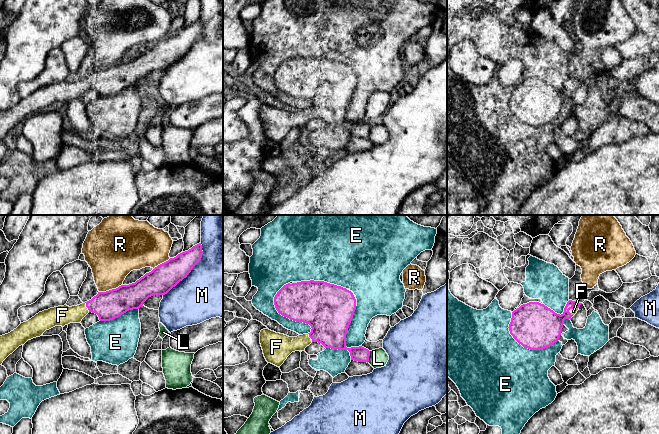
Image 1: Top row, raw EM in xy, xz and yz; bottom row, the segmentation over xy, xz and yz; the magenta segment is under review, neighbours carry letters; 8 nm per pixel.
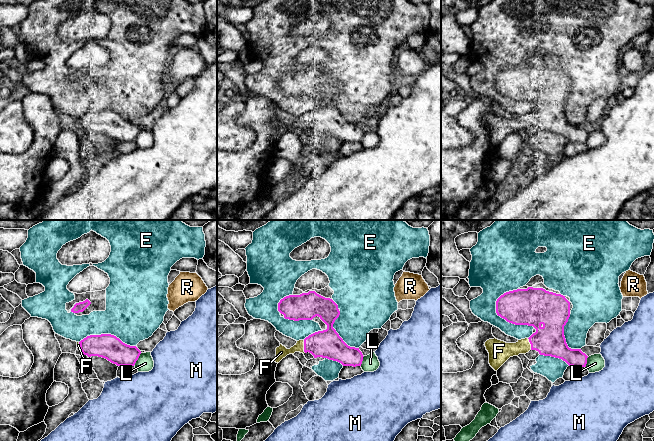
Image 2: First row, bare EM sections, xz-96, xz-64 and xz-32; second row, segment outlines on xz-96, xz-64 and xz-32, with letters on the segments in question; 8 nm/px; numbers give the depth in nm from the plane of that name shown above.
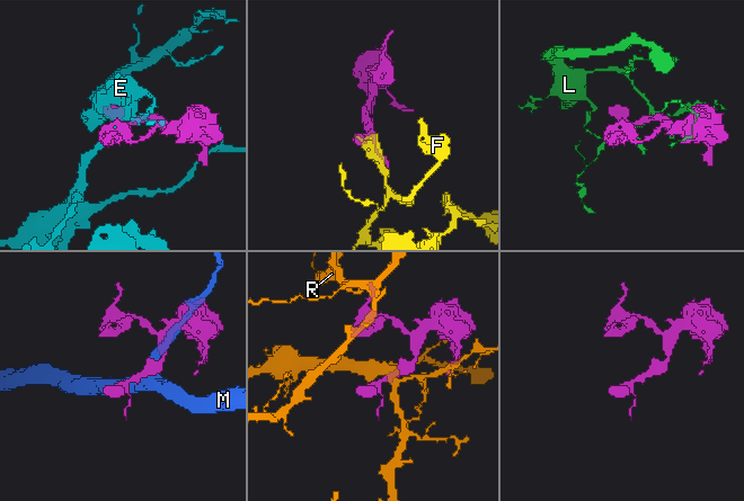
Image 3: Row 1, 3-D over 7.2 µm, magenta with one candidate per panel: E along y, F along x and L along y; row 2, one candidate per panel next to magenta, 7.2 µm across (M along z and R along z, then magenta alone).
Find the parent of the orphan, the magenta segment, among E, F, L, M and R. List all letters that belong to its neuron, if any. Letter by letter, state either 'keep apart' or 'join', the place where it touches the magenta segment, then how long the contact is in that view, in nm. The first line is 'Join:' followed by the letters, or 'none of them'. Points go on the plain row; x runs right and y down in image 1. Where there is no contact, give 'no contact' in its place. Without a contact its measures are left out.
Join: F
E: keep apart | xz (346, 109) | 440 nm
F: join | xy (87, 83) | 90 nm
L: keep apart | xz (368, 133) | 100 nm
M: keep apart | xy (190, 47) | 550 nm
R: keep apart | xy (110, 66) | 200 nm

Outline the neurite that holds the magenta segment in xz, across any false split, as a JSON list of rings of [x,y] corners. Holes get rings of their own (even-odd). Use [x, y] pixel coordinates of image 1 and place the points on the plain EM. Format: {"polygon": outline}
{"polygon": [[[301,57],[284,61],[274,73],[274,81],[279,90],[296,98],[303,98],[311,102],[311,108],[289,113],[269,105],[260,108],[260,120],[264,133],[268,139],[280,143],[287,133],[295,127],[304,127],[312,118],[321,119],[325,124],[348,126],[351,136],[358,138],[369,137],[370,127],[362,122],[346,123],[346,110],[352,97],[356,75],[346,64],[324,57]]]}

